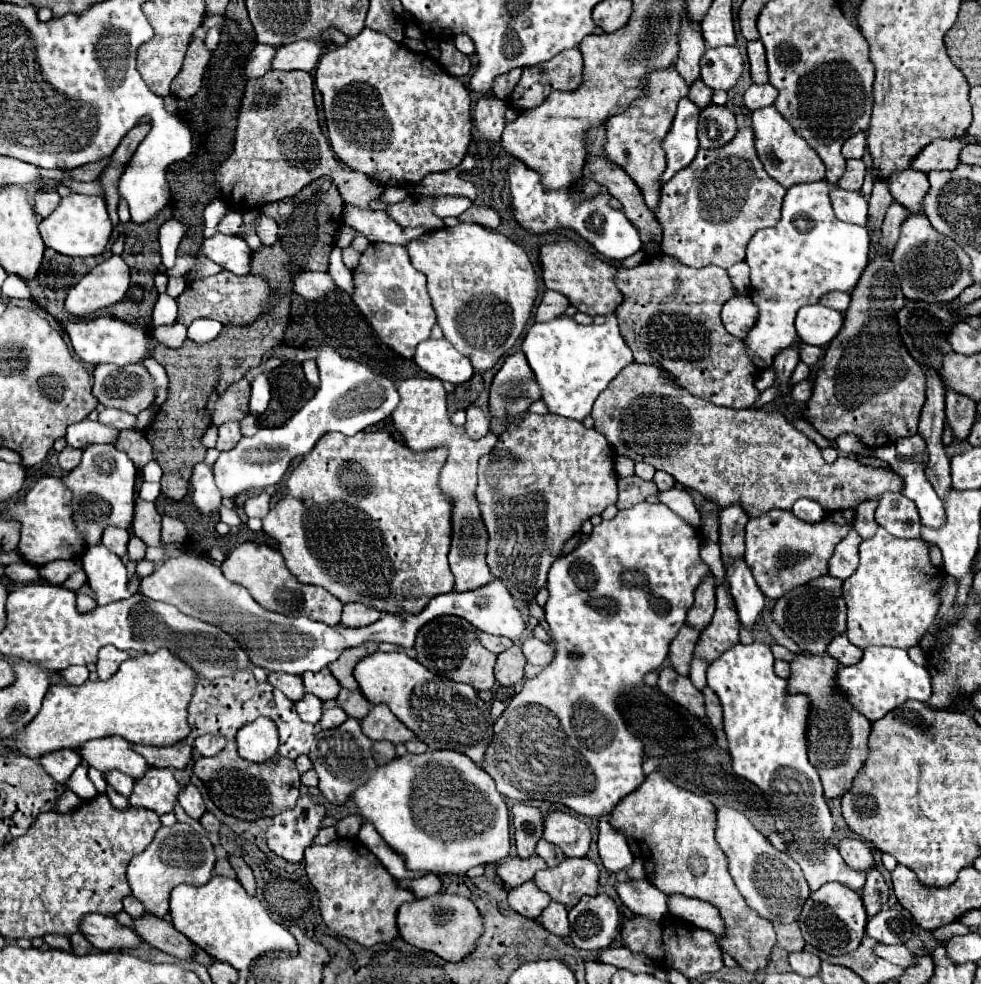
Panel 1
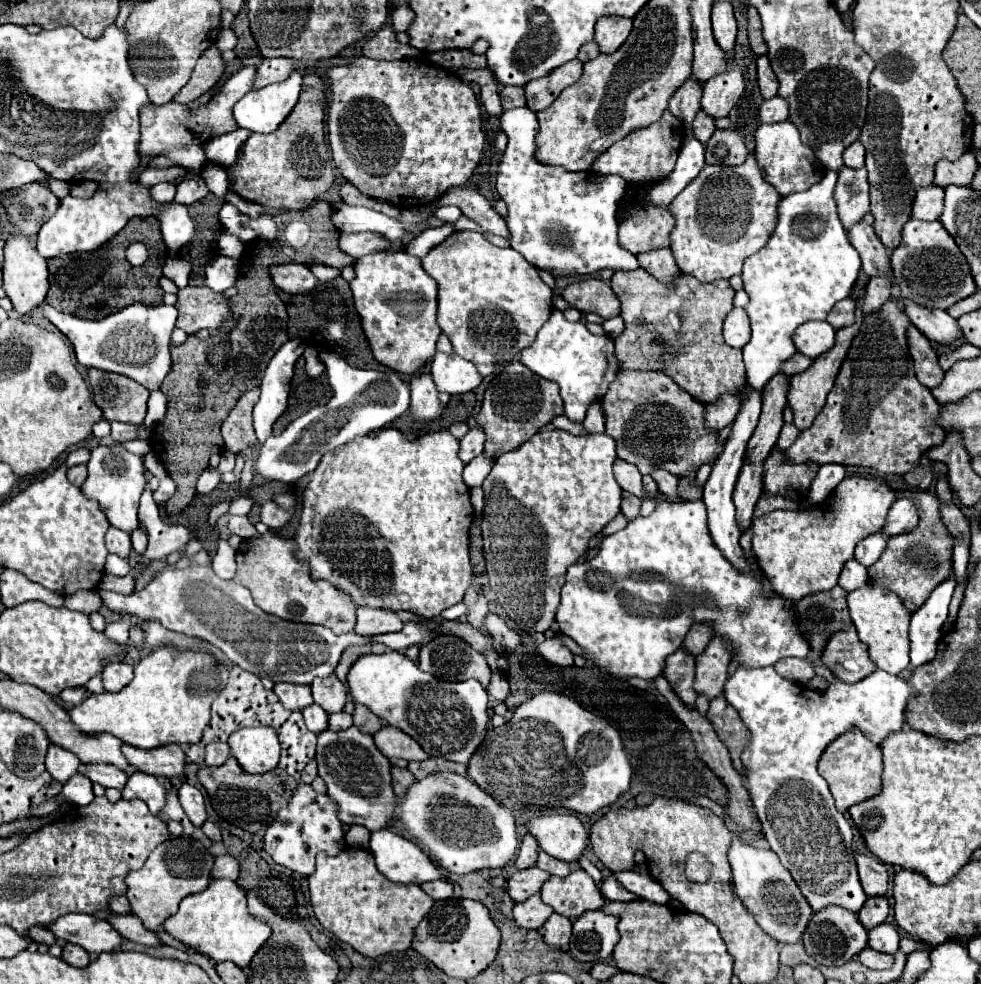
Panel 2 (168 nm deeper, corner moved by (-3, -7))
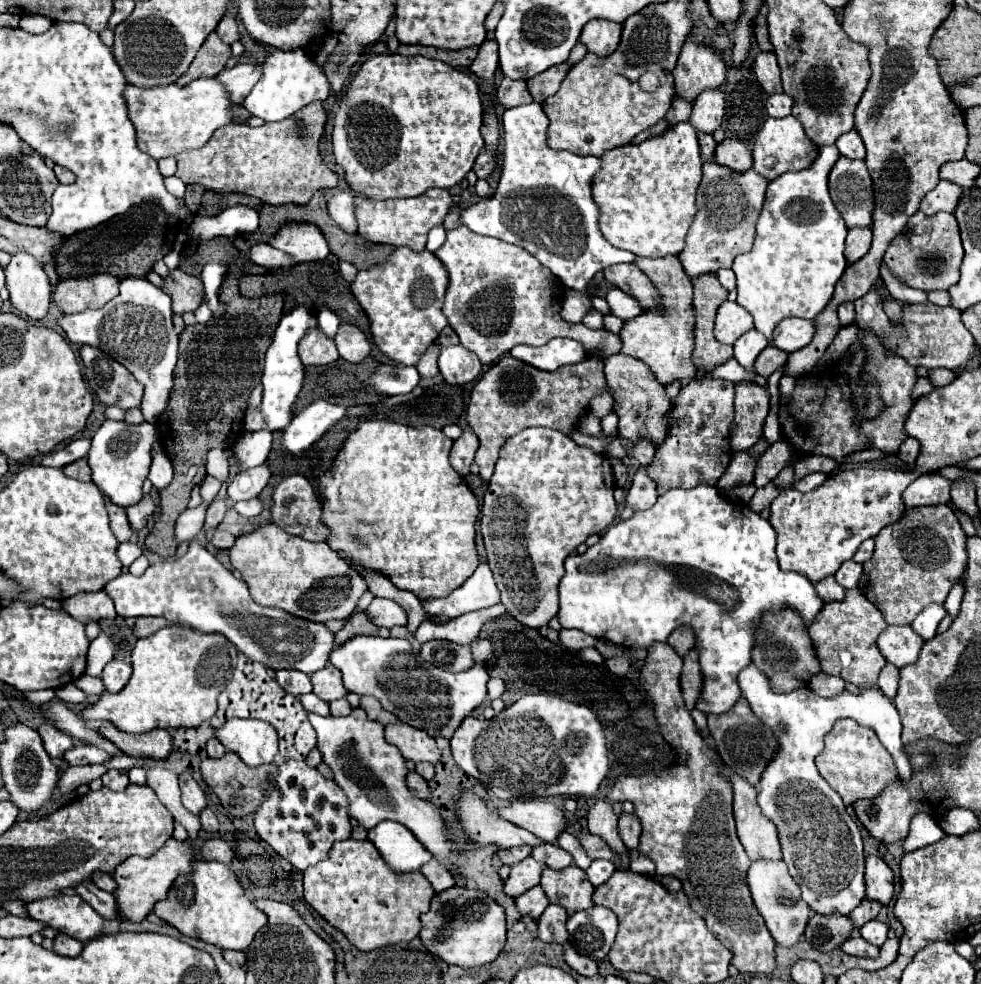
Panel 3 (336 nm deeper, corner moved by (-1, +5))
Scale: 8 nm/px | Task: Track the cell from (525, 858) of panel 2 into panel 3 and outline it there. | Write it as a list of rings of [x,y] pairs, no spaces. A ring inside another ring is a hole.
[[[518,846],[518,848],[508,848],[508,850],[502,850],[502,848],[500,848],[500,850],[498,850],[498,858],[500,858],[502,864],[514,866],[514,864],[522,862],[524,858],[528,858],[530,852],[532,852],[530,846]]]

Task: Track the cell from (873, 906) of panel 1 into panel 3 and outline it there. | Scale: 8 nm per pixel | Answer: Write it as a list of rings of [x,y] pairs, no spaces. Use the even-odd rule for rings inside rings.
[[[862,900],[862,904],[860,904],[860,906],[856,906],[856,908],[848,914],[848,918],[852,920],[854,928],[862,928],[866,922],[870,922],[870,920],[874,920],[874,918],[878,916],[880,908],[882,908],[882,906],[880,906],[878,902]]]

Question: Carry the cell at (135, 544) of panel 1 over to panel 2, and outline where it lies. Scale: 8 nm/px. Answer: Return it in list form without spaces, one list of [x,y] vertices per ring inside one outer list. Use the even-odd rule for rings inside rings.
[[[134,530],[134,532],[132,532],[132,548],[134,548],[138,554],[144,554],[144,552],[146,552],[146,544],[148,544],[146,532]]]

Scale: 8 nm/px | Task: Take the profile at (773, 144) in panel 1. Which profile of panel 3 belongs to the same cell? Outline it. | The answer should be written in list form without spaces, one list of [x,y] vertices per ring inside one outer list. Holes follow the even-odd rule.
[[[786,116],[786,118],[768,118],[762,126],[762,130],[756,136],[754,142],[754,170],[764,176],[766,180],[774,180],[784,172],[792,172],[792,170],[804,170],[808,168],[814,158],[818,156],[818,146],[814,146],[814,142],[806,136],[802,124],[794,118],[794,116]]]

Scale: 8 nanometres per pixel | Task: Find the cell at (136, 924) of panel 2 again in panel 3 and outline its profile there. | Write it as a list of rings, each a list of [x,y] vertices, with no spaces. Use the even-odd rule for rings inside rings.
[[[86,880],[86,884],[76,884],[74,890],[78,892],[78,896],[82,896],[82,900],[86,900],[102,918],[110,920],[110,918],[118,918],[118,910],[116,910],[116,900],[110,892],[100,890],[94,882]]]

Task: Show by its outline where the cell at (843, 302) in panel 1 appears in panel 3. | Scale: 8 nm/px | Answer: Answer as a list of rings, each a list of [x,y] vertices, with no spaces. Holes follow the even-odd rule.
[[[846,302],[846,304],[842,304],[842,306],[838,308],[838,316],[840,316],[840,324],[842,324],[842,326],[846,326],[846,324],[854,322],[855,320],[854,304],[852,304],[852,302]]]

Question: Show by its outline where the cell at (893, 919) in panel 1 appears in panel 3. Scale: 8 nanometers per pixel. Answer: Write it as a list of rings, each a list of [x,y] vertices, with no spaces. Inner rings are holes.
[[[870,920],[868,924],[864,924],[864,926],[860,928],[860,934],[862,934],[864,940],[868,940],[870,944],[874,944],[874,946],[880,948],[880,946],[886,942],[888,928],[886,928],[886,924],[882,924],[880,920]]]

